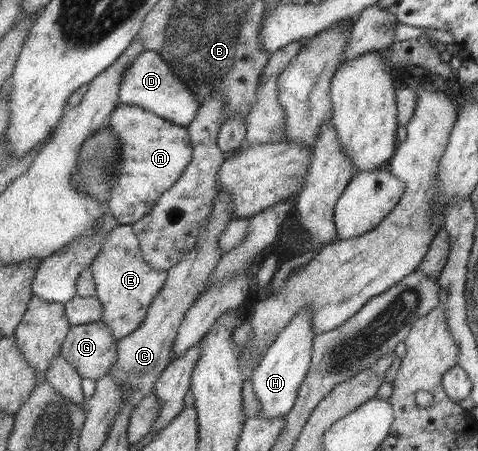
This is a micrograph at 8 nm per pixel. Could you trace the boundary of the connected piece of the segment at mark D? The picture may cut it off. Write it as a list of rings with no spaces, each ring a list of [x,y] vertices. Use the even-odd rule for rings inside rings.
[[[149,50],[137,54],[125,68],[121,76],[117,100],[118,104],[142,108],[168,123],[183,128],[193,120],[199,107],[191,89],[171,71],[171,67],[157,53]]]

